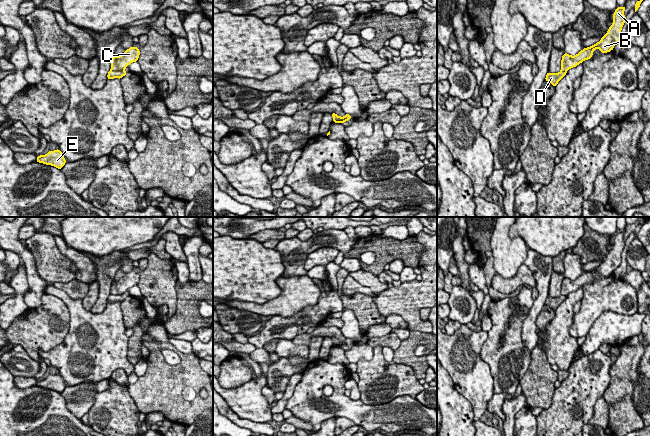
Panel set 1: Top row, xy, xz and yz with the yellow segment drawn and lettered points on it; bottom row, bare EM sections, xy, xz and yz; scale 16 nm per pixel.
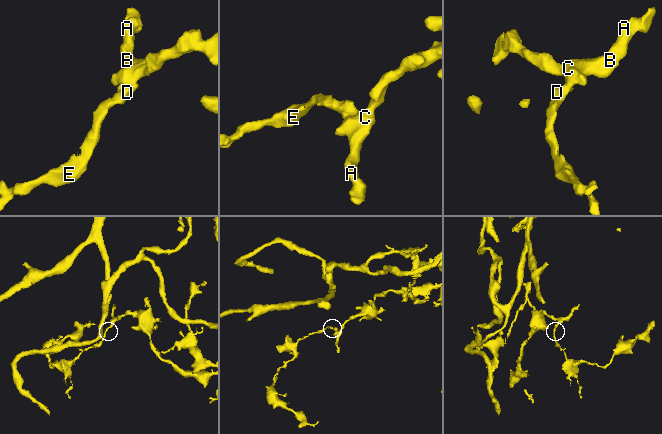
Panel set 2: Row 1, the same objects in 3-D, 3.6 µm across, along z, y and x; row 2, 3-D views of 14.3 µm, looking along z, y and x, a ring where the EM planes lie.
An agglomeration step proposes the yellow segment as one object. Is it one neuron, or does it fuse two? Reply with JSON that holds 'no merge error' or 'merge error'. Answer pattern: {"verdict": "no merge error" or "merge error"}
{"verdict": "merge error"}

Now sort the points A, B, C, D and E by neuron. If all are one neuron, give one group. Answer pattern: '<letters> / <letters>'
A B C / D E

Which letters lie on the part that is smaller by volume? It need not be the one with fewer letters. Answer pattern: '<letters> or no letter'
D, E

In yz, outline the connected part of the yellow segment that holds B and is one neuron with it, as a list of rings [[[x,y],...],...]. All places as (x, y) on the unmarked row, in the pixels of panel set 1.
[[[618,231],[613,238],[613,248],[609,251],[605,260],[596,268],[584,272],[575,280],[564,277],[561,284],[561,295],[567,296],[569,293],[576,291],[583,285],[591,283],[593,275],[599,273],[601,277],[607,277],[613,274],[614,270],[621,264],[621,254],[625,247],[626,240],[624,234],[626,231]]]

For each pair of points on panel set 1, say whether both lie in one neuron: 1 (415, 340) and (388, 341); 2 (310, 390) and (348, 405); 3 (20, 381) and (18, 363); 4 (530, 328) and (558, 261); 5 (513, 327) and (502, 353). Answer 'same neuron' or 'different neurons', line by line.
1: different neurons
2: same neuron
3: different neurons
4: different neurons
5: same neuron

